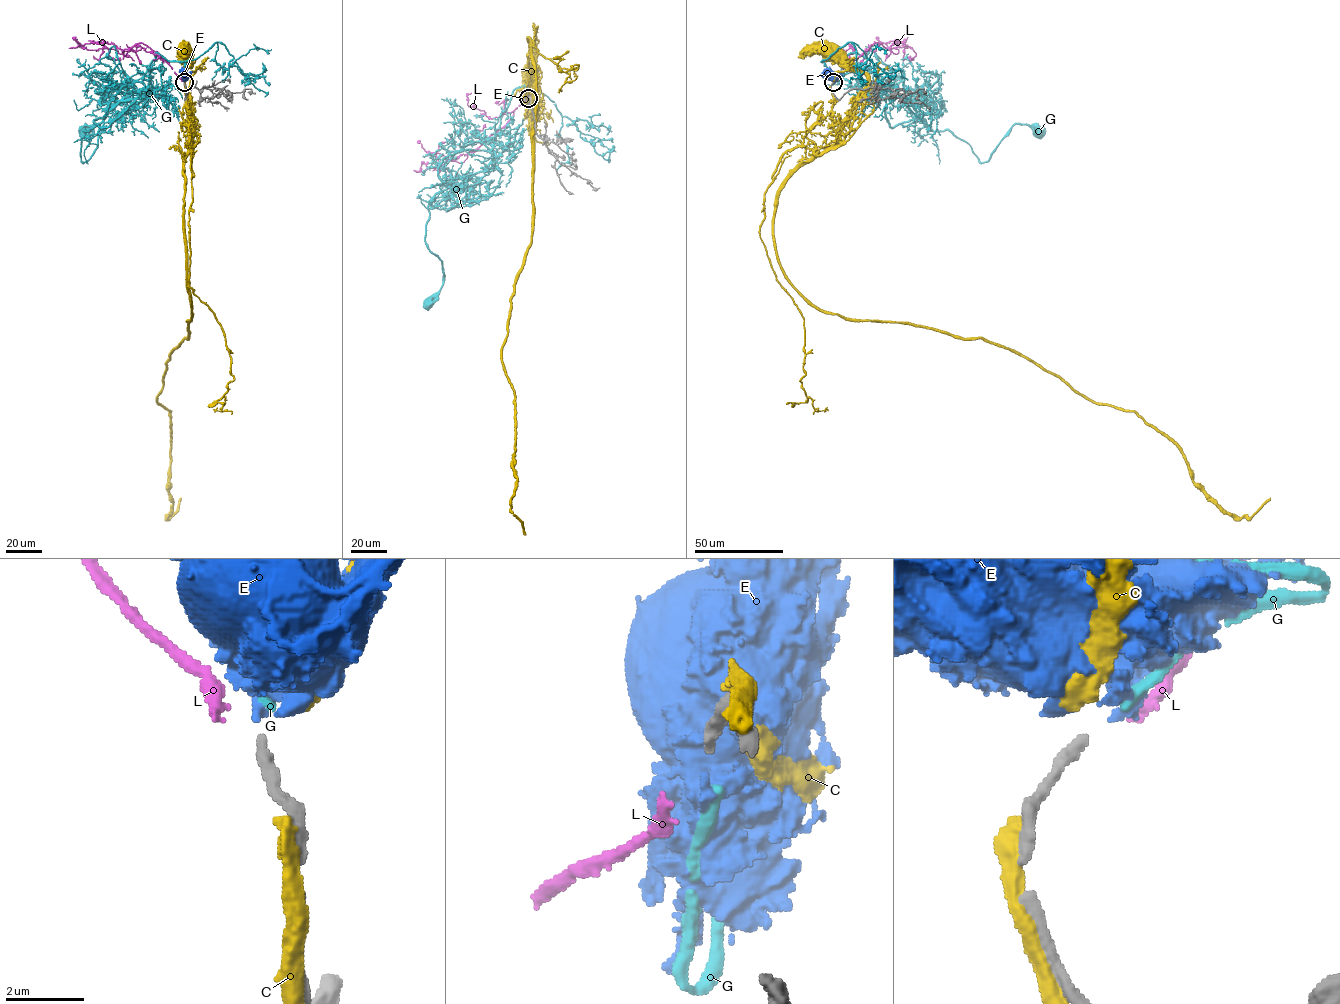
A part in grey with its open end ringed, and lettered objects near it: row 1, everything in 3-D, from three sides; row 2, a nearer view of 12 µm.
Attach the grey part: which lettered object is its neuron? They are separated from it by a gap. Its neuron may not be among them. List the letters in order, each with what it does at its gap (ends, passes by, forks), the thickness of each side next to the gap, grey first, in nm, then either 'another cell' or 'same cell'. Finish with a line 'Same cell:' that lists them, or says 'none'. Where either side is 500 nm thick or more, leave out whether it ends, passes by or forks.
C: 280/550 nm | another cell
E: it ends | 280/260 nm | another cell
G: it ends | 280/320 nm | same cell
L: it ends | 280/260 nm | another cell
Same cell: G

